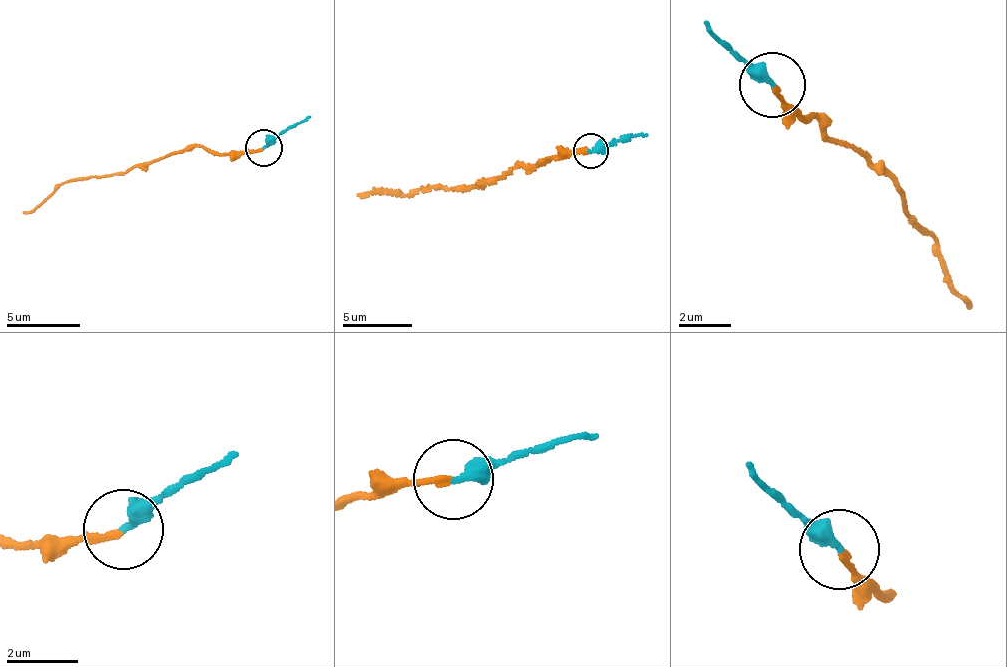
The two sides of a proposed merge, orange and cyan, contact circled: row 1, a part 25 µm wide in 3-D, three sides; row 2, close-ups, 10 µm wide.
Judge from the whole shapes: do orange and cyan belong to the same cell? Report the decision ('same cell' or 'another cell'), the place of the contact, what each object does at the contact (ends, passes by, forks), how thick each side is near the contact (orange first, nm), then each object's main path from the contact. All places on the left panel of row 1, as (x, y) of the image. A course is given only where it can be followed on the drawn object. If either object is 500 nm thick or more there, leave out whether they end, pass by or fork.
another cell; place (263, 147); orange ends; cyan ends; calibres 180 and 380 nm; course orange (263, 147), (214, 156), (196, 145), (183, 148), (137, 166), (59, 185), (45, 201), (22, 212); course cyan (263, 147), (310, 116)

